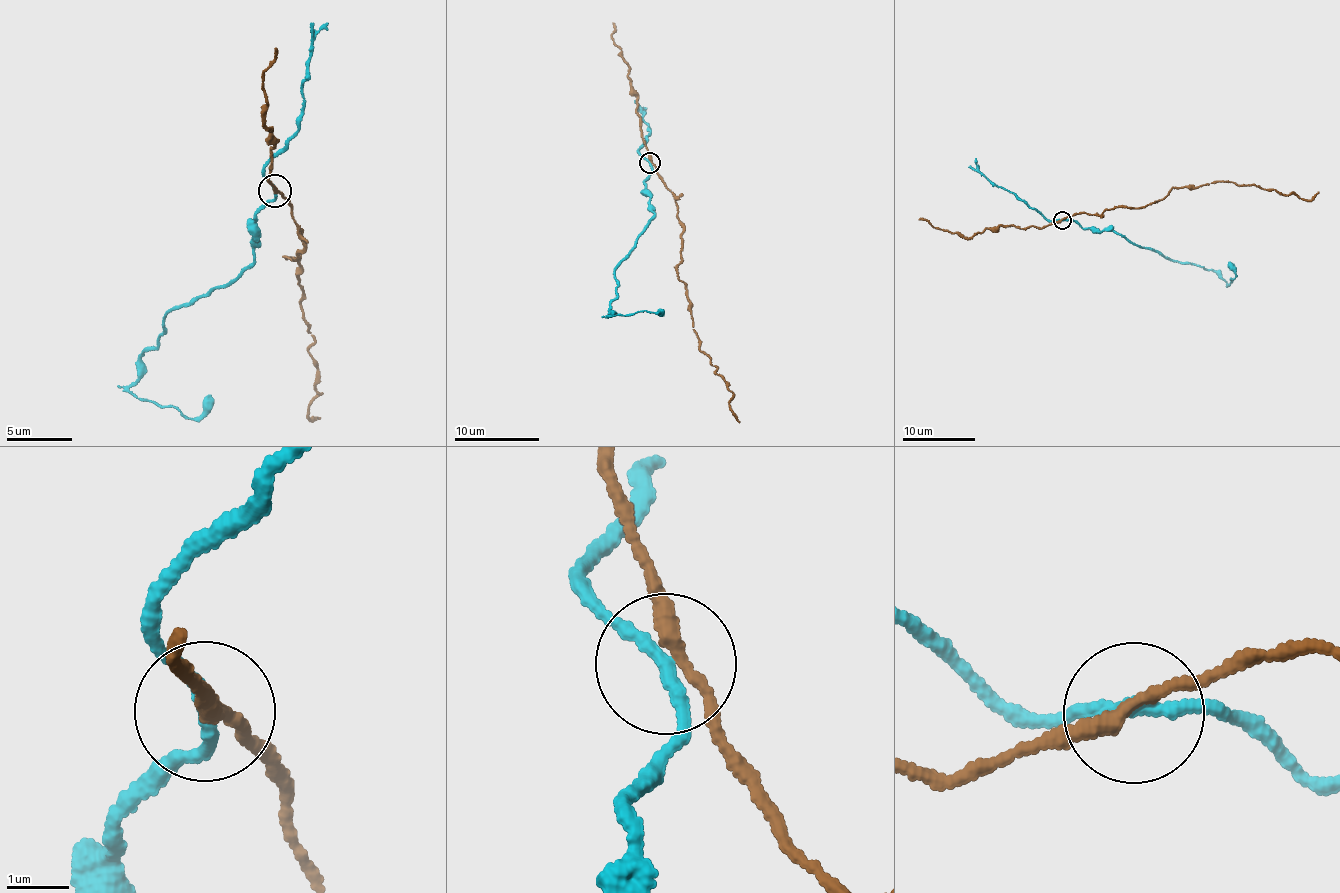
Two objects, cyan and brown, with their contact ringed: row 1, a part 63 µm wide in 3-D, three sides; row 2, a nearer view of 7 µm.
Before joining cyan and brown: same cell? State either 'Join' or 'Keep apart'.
Keep apart

